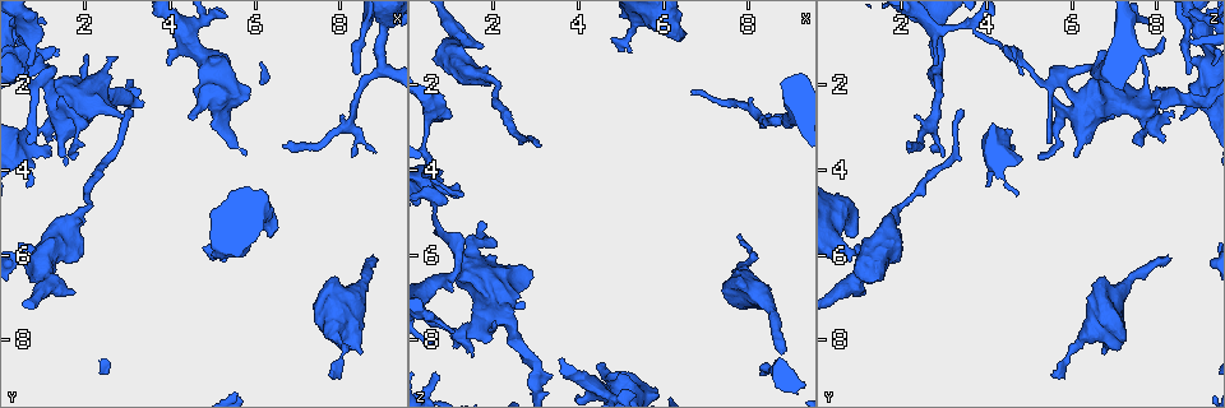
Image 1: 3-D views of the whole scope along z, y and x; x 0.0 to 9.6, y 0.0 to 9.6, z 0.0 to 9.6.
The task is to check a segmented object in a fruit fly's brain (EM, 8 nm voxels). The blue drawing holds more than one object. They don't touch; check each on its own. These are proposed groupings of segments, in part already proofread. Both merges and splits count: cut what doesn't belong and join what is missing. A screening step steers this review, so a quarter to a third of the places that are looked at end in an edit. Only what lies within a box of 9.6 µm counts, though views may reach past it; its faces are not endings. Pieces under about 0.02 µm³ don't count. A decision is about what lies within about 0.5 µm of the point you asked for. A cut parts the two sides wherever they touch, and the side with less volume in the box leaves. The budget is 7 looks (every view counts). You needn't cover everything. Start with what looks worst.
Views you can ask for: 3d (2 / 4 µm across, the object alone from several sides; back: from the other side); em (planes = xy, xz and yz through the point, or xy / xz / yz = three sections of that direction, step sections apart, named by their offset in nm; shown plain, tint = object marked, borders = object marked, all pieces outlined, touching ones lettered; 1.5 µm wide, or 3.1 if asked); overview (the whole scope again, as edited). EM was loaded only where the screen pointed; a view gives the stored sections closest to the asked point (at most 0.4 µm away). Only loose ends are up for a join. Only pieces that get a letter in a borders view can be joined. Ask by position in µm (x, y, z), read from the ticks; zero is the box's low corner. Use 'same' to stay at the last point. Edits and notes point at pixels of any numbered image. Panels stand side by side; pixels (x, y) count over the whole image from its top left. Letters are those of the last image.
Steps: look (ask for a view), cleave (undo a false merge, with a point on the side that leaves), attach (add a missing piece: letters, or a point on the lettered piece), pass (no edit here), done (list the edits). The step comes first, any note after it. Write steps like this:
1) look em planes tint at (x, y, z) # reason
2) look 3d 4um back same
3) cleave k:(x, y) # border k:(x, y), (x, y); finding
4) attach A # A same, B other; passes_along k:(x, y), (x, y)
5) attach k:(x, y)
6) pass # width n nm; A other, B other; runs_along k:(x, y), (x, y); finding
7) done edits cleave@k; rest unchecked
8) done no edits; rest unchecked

look em planes tint at (8.75, 6.15, 8.35) # free end

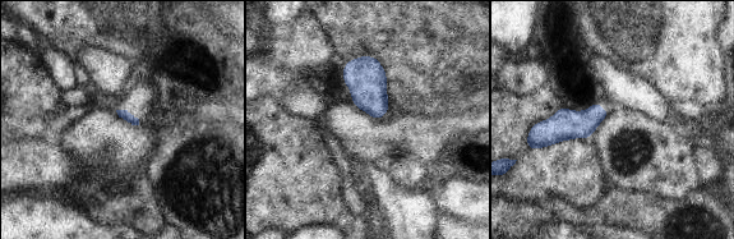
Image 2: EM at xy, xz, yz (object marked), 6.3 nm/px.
look em planes borders same # what lies round it

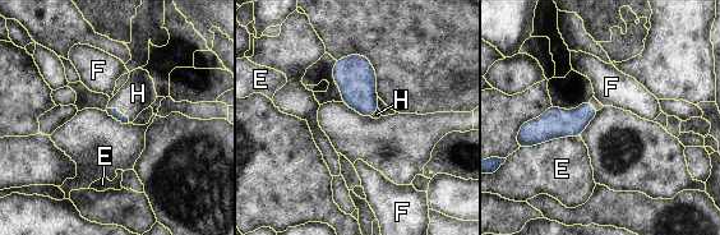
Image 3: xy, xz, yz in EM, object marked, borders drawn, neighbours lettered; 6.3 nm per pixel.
attach 3:(138, 93) # longest_contact E 400 nm; E other, F other, H same; passes_along 3:(118, 115), (119, 110), (138, 93); the neuron continues

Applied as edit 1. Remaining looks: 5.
look overview

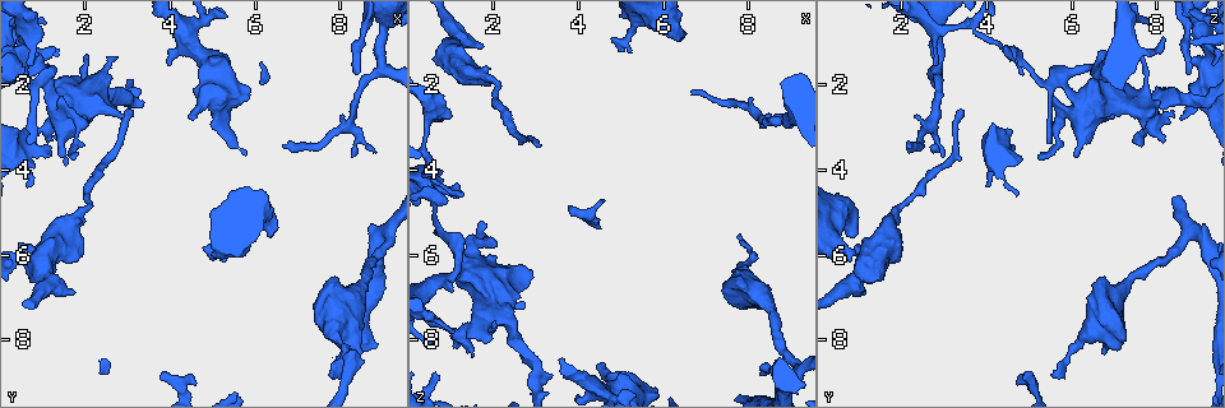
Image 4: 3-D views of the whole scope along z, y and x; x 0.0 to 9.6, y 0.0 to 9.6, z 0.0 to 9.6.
look em yz step 8 borders at (1.30, 2.35, 5.65)

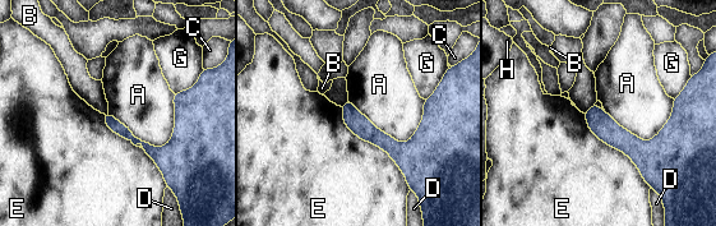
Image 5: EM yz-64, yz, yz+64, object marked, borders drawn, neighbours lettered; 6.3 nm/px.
look em planes borders same

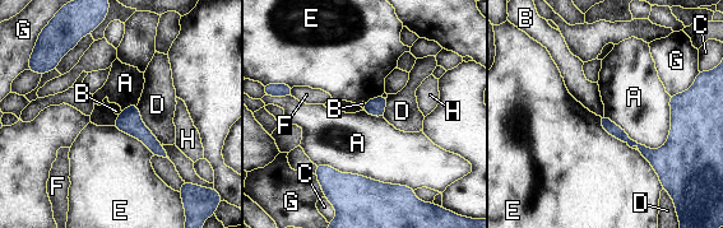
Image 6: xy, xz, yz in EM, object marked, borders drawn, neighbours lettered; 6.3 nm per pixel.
pass # longest_contact A 440 nm; A other, B other, C other, D other, E other, F other, G other, H other; no lettered piece goes on from it

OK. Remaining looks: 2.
look em yz step 4 tint at (8.85, 3.55, 2.80) # thin end

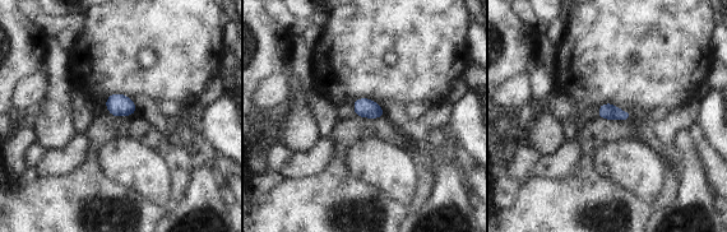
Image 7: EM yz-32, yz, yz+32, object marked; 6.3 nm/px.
look em yz step 4 borders same # see the neighbours

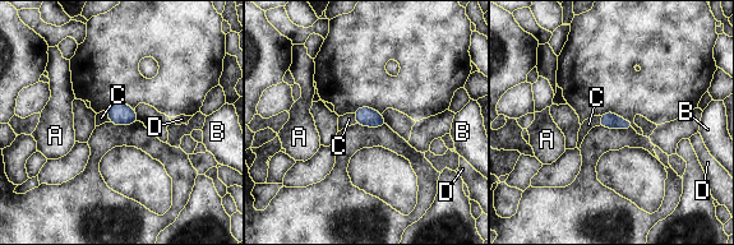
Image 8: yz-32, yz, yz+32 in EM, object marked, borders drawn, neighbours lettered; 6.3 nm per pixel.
pass # A other, B other, C other, D other; border 8:(105, 111), (110, 121); none of them fits

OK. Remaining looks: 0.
done edits attach@3; rest unchecked

